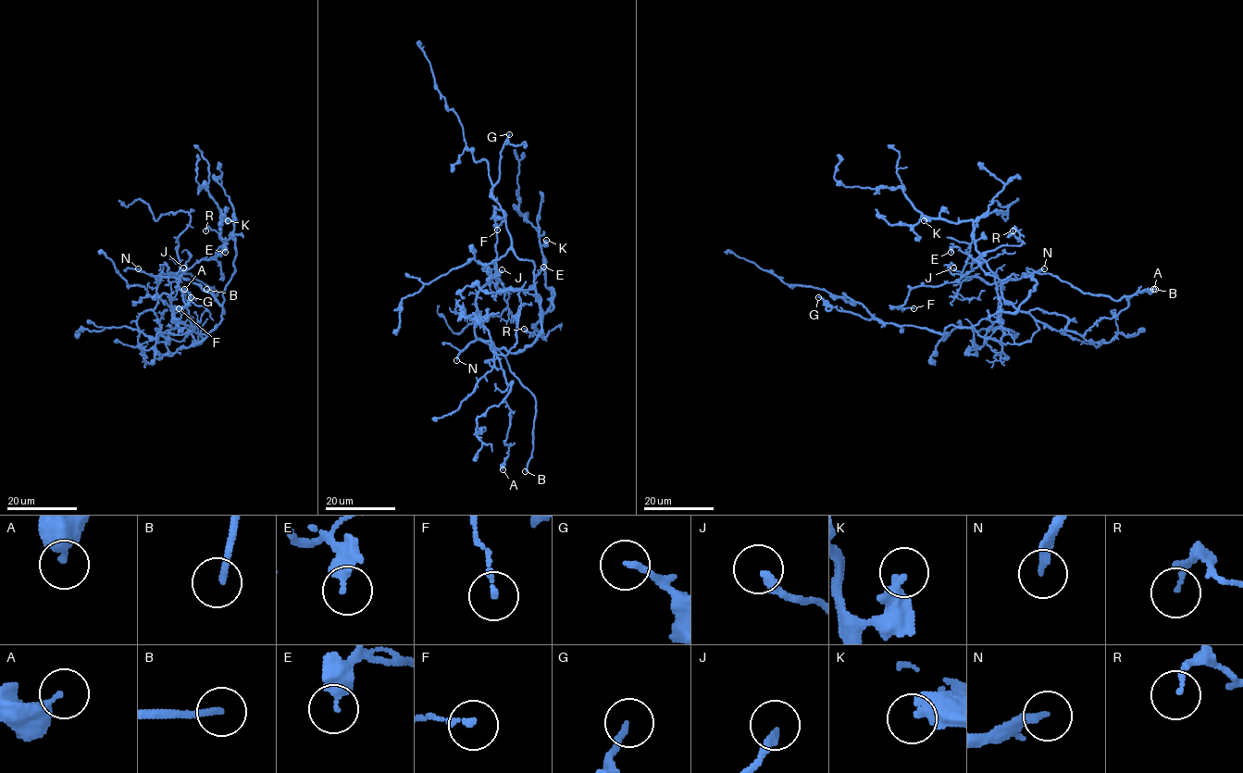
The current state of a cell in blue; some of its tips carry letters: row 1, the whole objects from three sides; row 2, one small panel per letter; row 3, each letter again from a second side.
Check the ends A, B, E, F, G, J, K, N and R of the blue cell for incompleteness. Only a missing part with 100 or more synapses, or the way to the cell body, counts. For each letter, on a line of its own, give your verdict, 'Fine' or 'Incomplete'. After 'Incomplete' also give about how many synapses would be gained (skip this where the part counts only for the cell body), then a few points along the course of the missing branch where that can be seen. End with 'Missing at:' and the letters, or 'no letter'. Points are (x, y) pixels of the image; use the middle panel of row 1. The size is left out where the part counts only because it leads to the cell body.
A: Fine
B: Incomplete
E: Fine
F: Fine
G: Fine
J: Fine
K: Fine
N: Incomplete. Roughly 170 synapses. Course of what is missing: (456, 360), (453, 370), (431, 386), (433, 404), (403, 424), (384, 429), (376, 426), (389, 430), (419, 451)
R: Fine
Missing at: B, N

